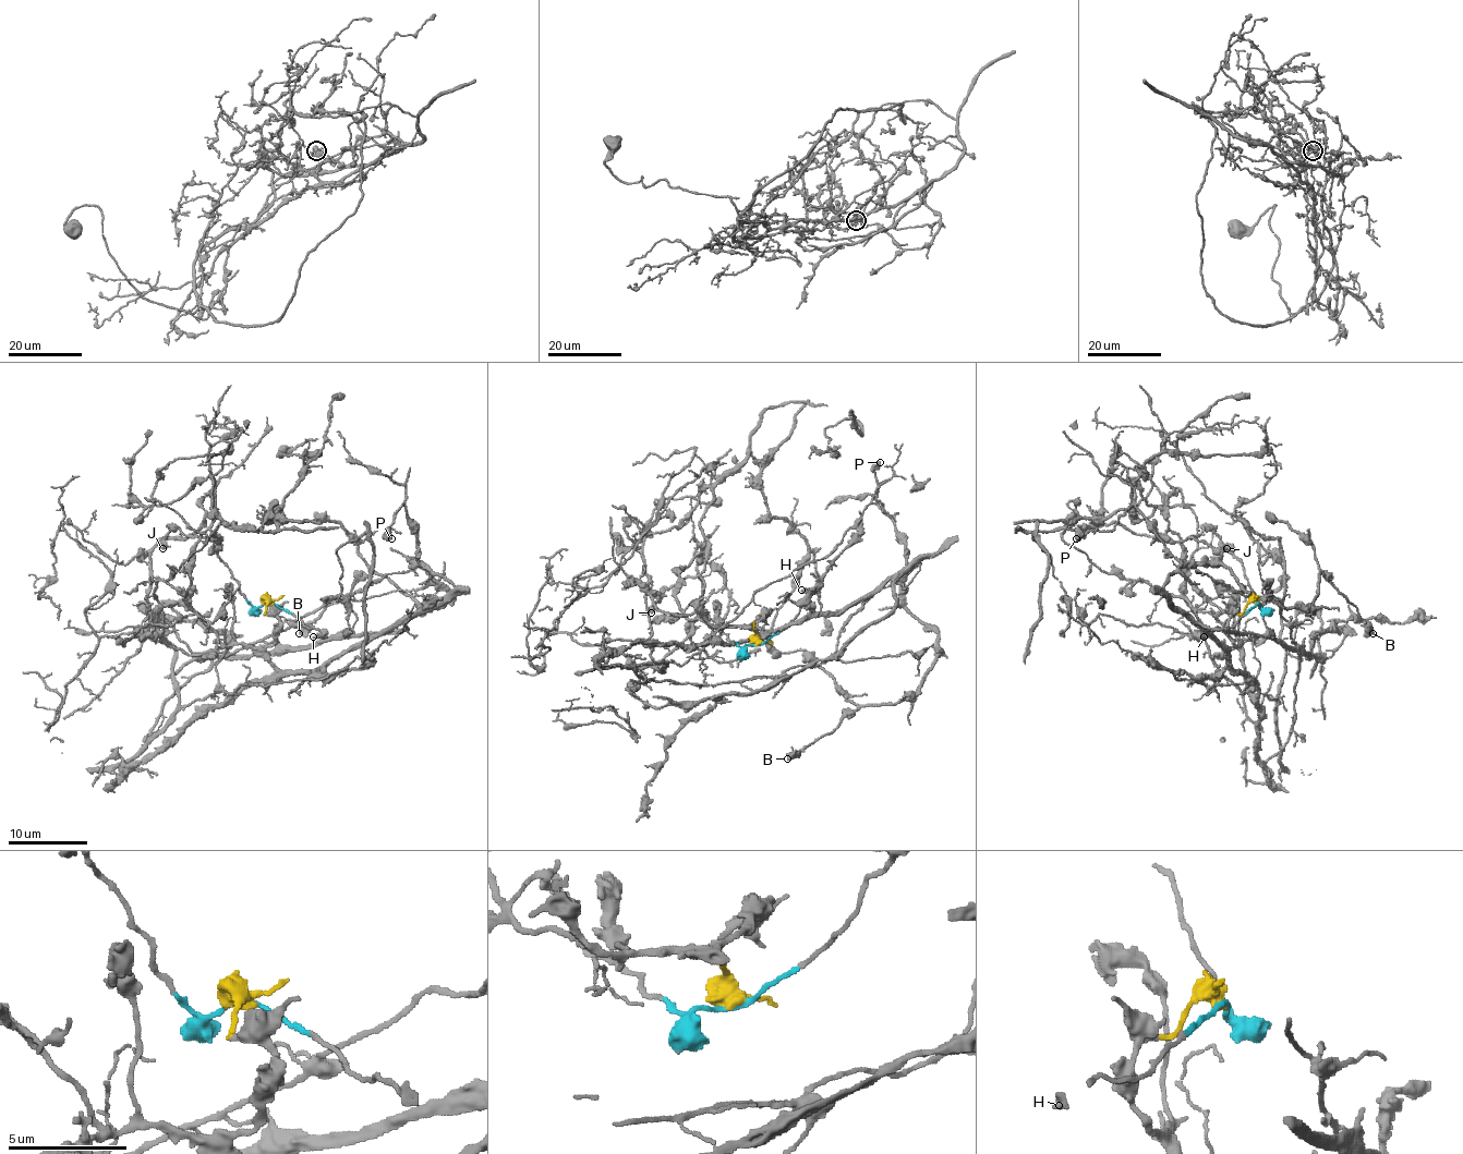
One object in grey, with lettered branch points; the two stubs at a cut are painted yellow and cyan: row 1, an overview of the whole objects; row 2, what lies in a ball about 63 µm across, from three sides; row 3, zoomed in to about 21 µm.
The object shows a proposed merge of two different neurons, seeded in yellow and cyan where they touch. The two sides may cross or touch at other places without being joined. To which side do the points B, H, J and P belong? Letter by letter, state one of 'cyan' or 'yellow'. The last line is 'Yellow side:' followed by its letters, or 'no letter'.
B: yellow
H: cyan
J: cyan
P: yellow
Yellow side: B, P

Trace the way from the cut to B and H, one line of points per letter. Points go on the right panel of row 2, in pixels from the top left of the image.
B: (1258, 604), (1228, 621), (1236, 671), (1161, 587), (1218, 563), (1307, 607), (1321, 573), (1373, 633)
H: (1258, 604), (1226, 628), (1208, 631), (1205, 638)

